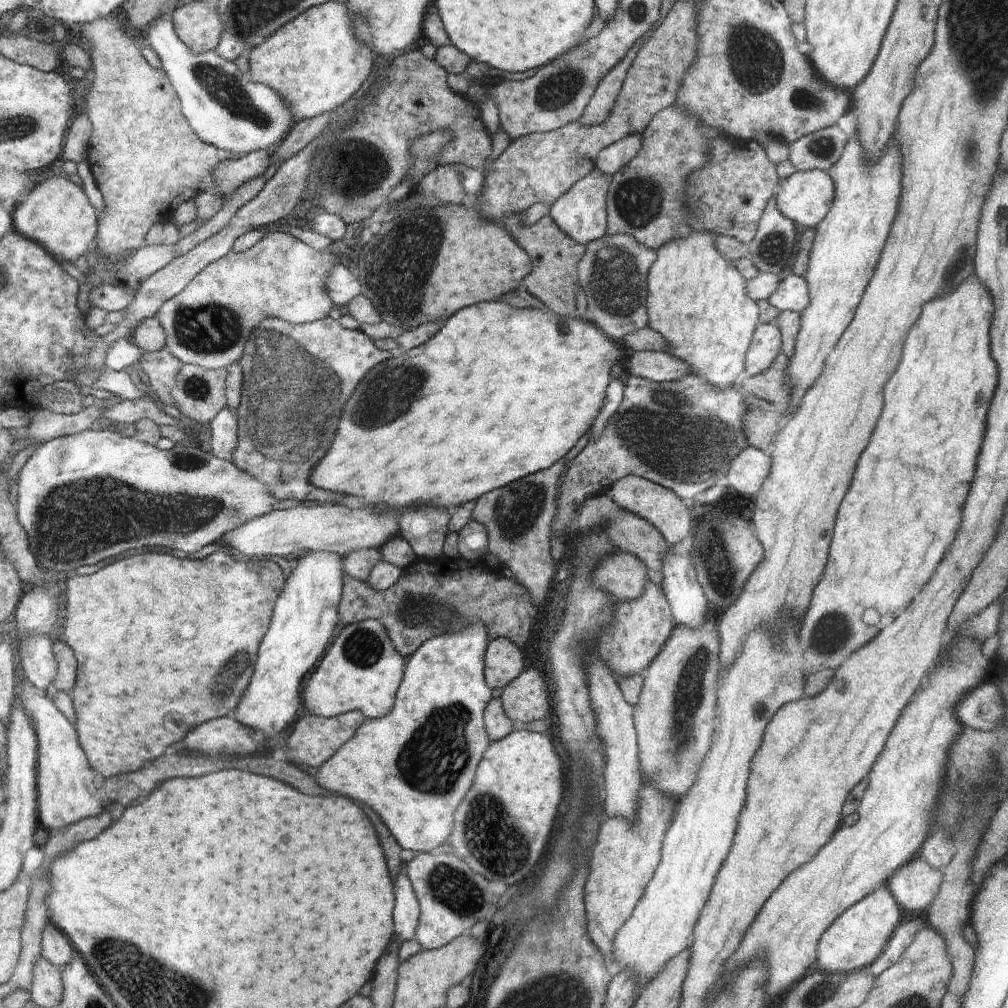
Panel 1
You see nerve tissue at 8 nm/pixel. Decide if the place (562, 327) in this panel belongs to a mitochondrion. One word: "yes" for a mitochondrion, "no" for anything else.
no

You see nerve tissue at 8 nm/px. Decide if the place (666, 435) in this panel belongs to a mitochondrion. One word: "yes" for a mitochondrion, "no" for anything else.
yes

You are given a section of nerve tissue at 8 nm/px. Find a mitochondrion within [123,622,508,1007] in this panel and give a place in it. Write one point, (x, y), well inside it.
(436, 753)

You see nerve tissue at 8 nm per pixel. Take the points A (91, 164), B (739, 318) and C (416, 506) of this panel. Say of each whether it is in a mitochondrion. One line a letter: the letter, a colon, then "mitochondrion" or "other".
A: other
B: other
C: other

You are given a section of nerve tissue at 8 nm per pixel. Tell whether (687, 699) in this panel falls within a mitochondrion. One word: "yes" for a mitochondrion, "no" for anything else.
yes

